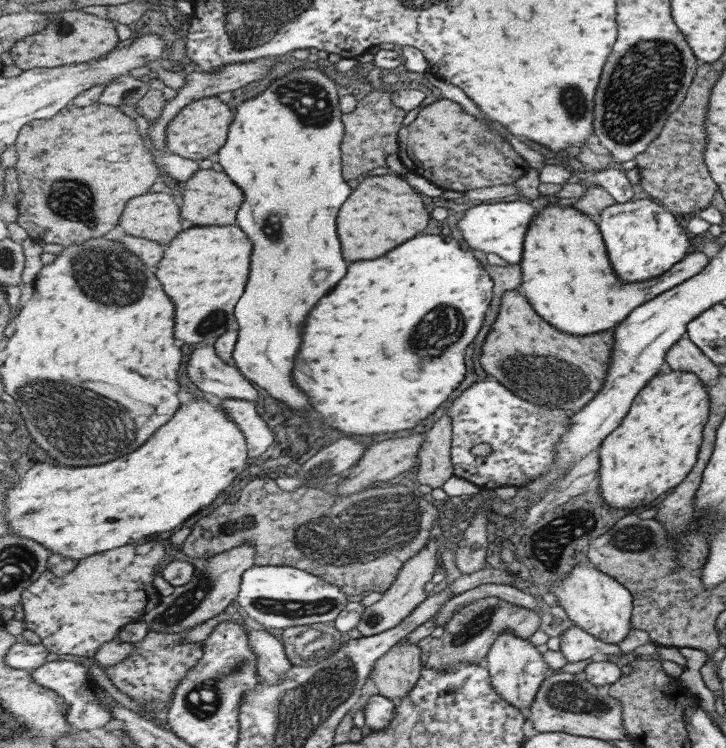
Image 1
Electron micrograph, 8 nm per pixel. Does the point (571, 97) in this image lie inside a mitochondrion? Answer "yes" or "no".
yes

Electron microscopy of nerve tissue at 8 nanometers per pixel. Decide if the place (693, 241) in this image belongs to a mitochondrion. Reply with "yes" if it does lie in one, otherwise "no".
no

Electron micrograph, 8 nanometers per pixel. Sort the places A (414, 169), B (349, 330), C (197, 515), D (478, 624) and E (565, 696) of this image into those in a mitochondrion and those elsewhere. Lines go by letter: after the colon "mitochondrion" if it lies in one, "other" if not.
A: other
B: other
C: other
D: mitochondrion
E: mitochondrion

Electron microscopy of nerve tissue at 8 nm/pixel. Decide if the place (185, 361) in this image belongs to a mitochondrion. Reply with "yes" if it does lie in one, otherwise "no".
no

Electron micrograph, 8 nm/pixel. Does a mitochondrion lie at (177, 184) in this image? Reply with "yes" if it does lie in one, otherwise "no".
no

